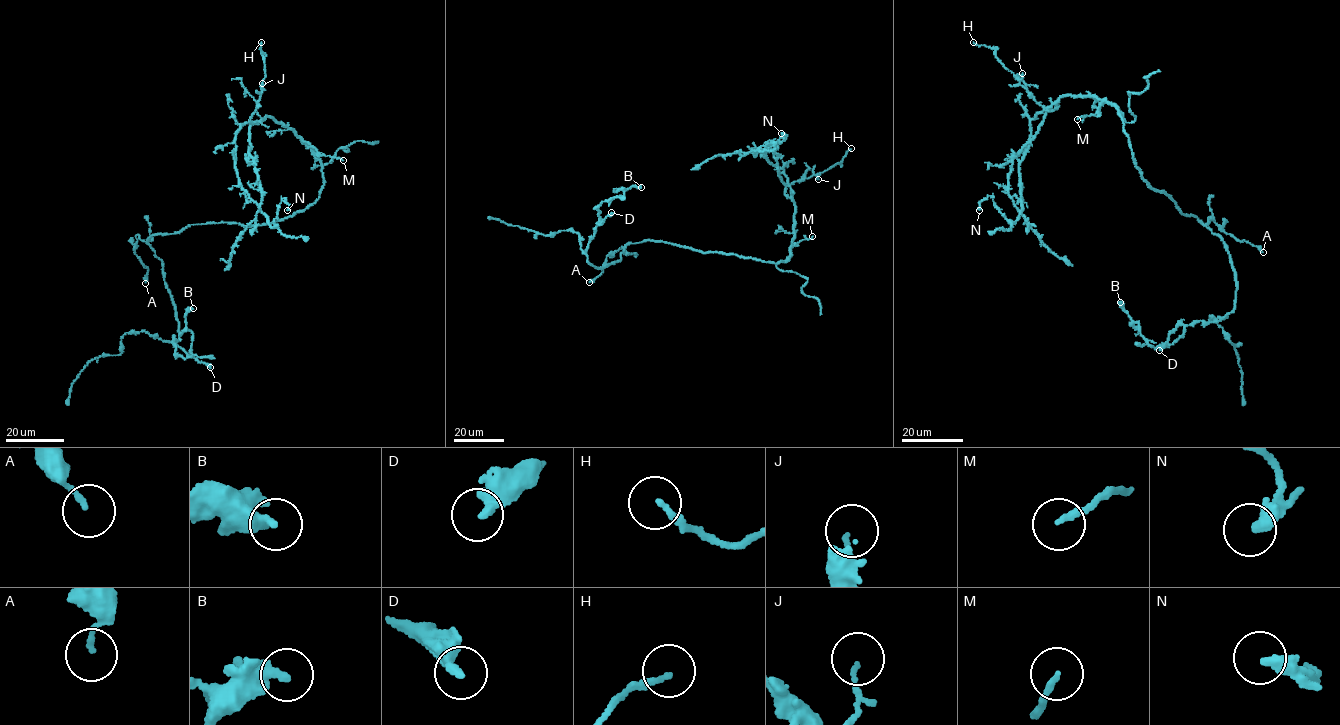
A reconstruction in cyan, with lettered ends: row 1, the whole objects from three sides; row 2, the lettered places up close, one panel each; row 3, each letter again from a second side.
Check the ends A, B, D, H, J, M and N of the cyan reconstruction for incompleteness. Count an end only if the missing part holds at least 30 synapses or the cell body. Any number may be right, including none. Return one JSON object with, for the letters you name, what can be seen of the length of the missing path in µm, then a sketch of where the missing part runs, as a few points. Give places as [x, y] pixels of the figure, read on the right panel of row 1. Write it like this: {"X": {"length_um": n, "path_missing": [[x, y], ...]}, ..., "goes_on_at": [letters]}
{"goes_on_at": []}

